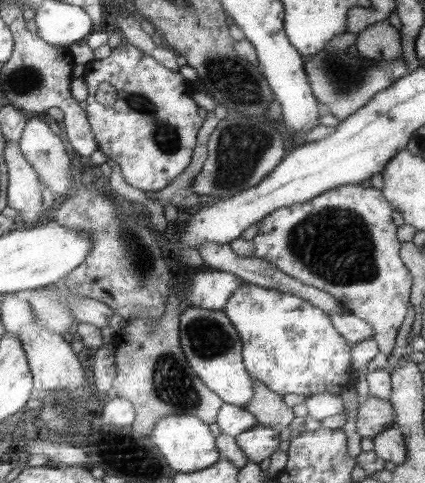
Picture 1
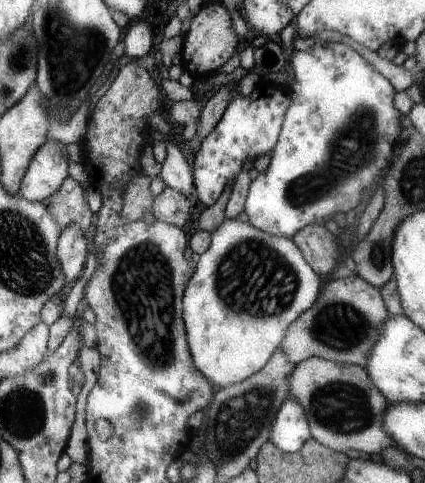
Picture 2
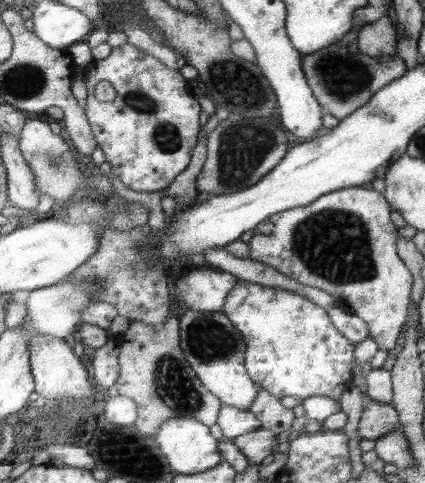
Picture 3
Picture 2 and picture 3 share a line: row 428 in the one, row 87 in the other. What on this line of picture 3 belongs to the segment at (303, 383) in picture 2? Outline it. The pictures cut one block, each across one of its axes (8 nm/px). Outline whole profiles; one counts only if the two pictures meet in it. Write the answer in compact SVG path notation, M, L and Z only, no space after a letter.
M329 44L327 48L321 48L315 54L301 56L301 62L303 62L305 78L313 90L313 96L339 122L343 118L347 118L351 112L355 112L357 108L365 106L377 90L381 90L383 86L391 84L393 80L401 78L407 72L405 62L397 54L383 56L381 60L377 60L377 58L365 56L361 52L351 54L347 50L347 46L339 48L335 44Z

